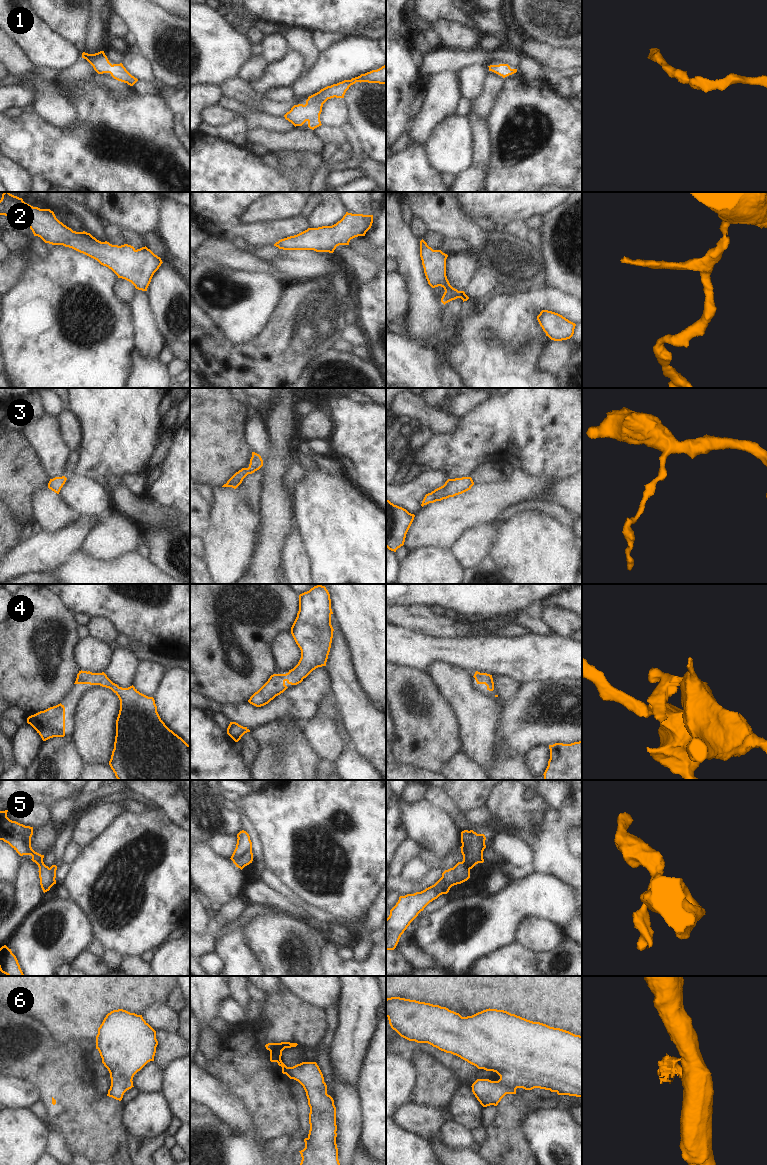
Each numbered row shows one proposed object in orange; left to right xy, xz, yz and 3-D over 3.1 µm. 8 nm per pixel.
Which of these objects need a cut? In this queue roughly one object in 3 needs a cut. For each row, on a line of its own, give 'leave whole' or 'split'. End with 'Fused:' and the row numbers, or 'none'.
1: leave whole
2: leave whole
3: leave whole
4: leave whole
5: split
6: leave whole
Fused: 5

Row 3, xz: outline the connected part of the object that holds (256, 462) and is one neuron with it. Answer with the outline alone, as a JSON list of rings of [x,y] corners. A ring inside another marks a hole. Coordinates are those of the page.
[[[252,452],[249,467],[242,468],[241,470],[236,472],[222,487],[232,487],[236,489],[248,474],[254,473],[255,471],[259,470],[262,466],[263,460],[261,456],[255,452]]]

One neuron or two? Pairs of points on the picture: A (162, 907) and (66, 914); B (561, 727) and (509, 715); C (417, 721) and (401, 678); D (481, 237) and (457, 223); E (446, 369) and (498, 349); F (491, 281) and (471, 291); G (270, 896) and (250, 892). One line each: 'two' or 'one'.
A: two
B: one
C: one
D: one
E: two
F: one
G: one

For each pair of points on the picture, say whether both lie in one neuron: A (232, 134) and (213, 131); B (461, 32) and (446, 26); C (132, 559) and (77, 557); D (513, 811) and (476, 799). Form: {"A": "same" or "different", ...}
{"A": "same", "B": "same", "C": "same", "D": "different"}

